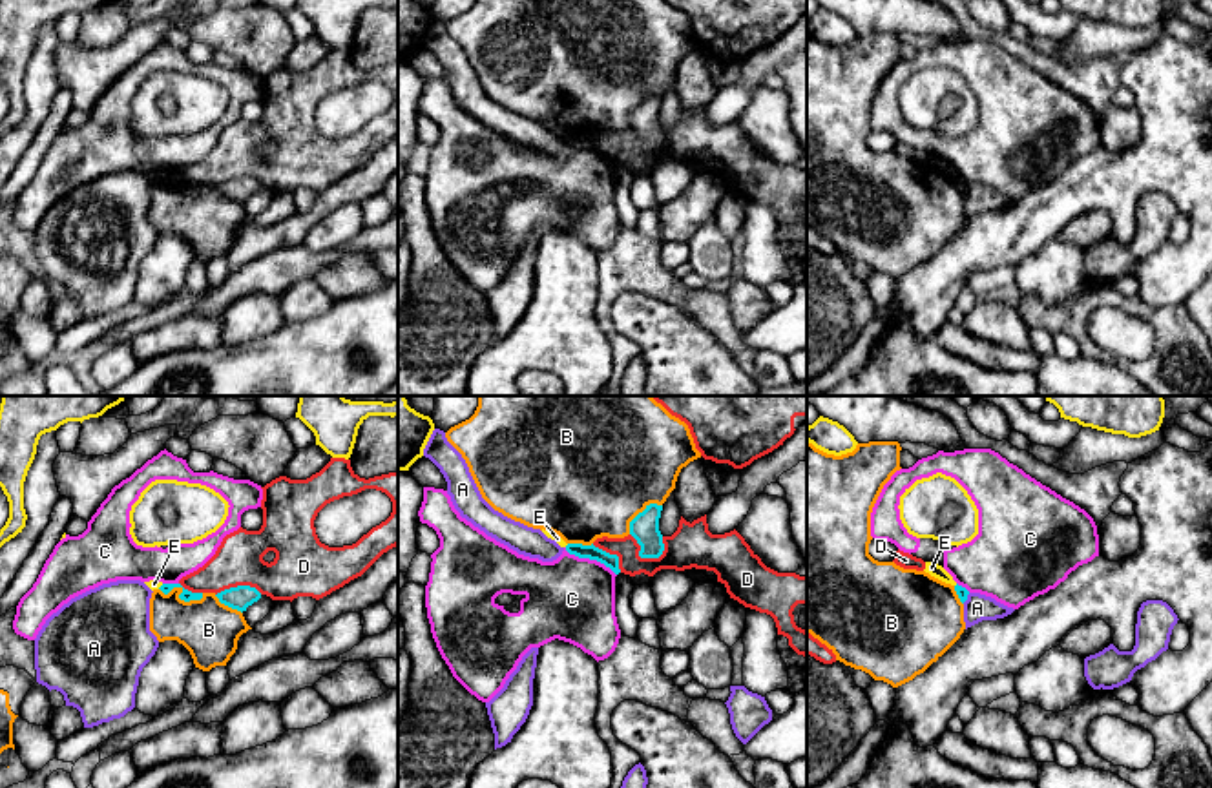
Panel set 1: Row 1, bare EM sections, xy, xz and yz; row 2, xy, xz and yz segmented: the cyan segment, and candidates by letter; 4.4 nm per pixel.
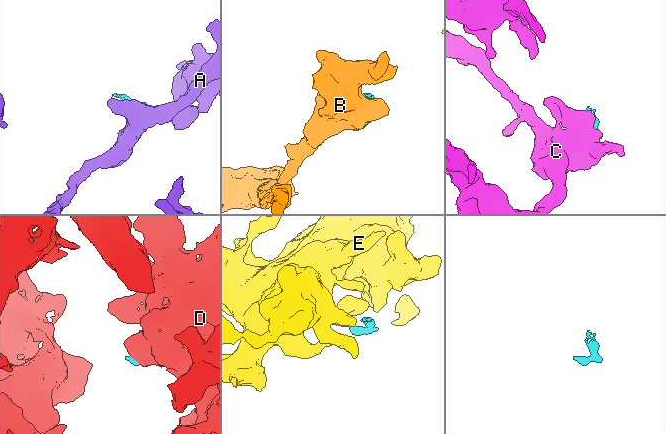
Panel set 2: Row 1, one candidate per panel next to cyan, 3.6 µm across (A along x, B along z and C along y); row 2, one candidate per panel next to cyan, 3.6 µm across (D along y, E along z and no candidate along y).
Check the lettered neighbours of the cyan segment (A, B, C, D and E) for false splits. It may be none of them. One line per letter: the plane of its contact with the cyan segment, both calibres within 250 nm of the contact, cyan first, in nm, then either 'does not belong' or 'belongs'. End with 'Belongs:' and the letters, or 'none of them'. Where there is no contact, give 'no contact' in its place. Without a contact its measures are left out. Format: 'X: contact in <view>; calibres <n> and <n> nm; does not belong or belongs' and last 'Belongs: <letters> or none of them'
A: contact in yz; calibres 50 and 120 nm; does not belong
B: contact in xy; calibres 50 and 260 nm; does not belong
C: contact in xz; calibres 60 and 380 nm; does not belong
D: contact in xz; calibres 130 and 190 nm; does not belong
E: contact in xy; calibres 50 and 50 nm; does not belong
Belongs: none of them

